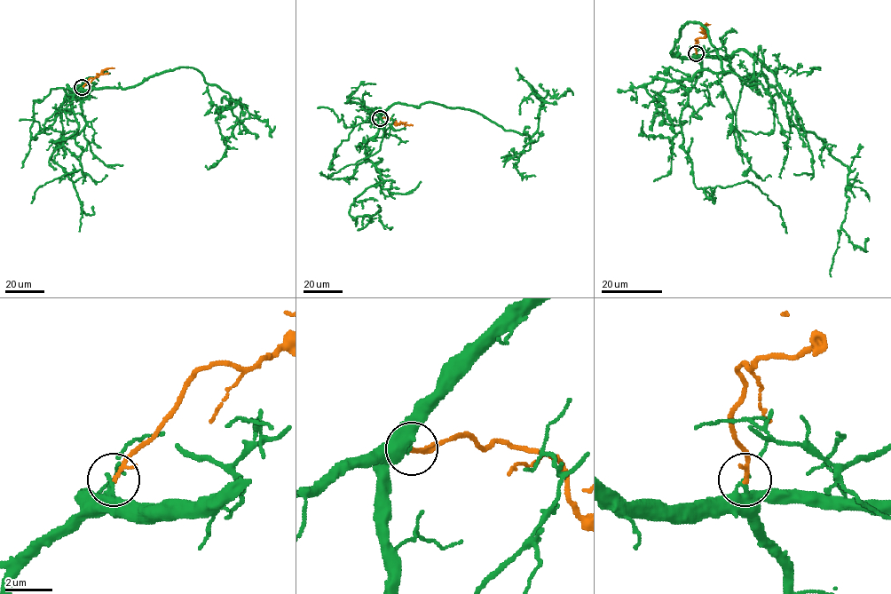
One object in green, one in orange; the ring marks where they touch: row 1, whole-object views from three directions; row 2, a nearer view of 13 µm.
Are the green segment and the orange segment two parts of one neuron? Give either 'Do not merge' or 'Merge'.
Merge

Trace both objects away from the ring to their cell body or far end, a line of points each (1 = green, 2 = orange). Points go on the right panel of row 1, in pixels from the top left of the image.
1: (696, 54), (671, 53), (688, 22), (707, 31), (723, 72), (655, 78), (645, 87), (666, 110), (674, 133)
2: (696, 54), (696, 39), (705, 35), (703, 29), (707, 23)

